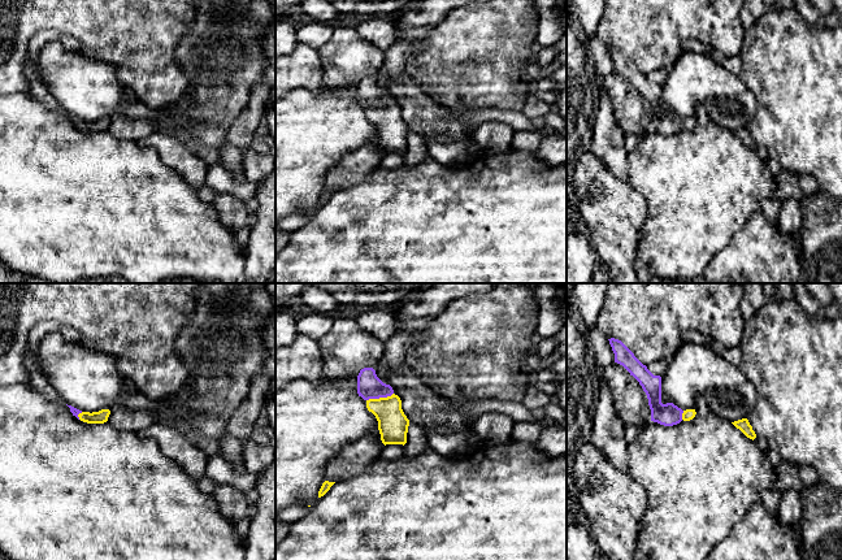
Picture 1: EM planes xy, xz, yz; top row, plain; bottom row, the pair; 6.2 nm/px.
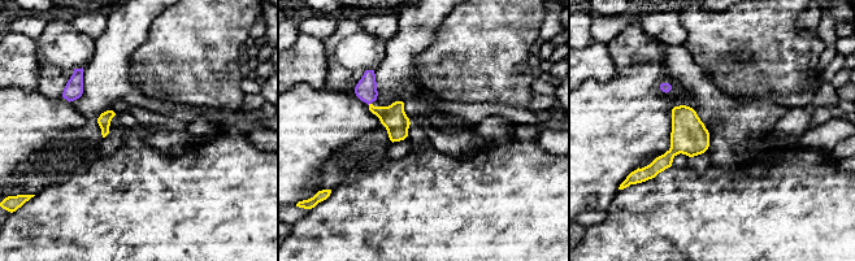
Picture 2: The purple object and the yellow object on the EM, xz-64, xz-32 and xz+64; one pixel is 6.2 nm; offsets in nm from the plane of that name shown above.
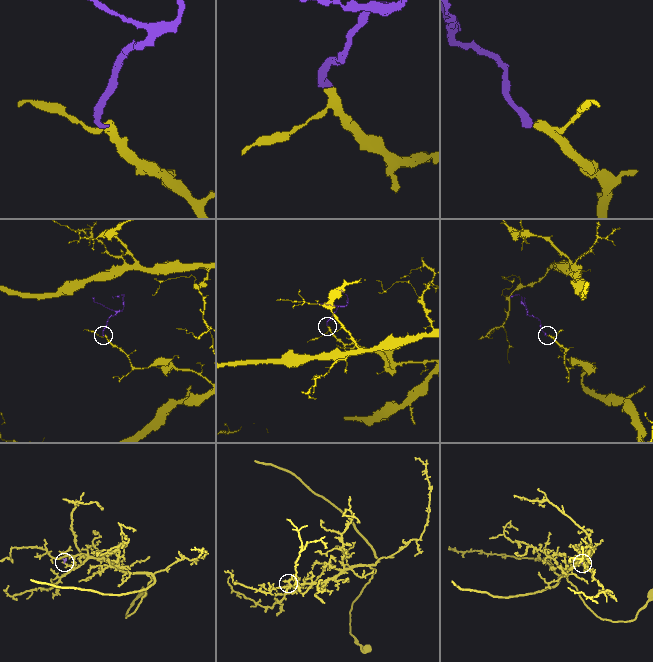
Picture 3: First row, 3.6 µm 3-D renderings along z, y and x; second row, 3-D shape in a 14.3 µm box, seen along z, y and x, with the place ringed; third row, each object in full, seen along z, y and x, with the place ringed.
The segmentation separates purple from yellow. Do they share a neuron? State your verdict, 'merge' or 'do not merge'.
merge

